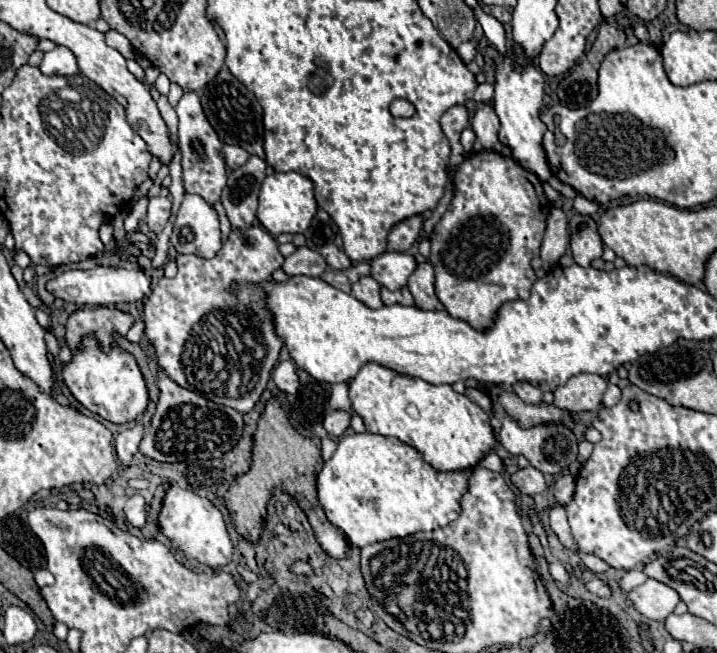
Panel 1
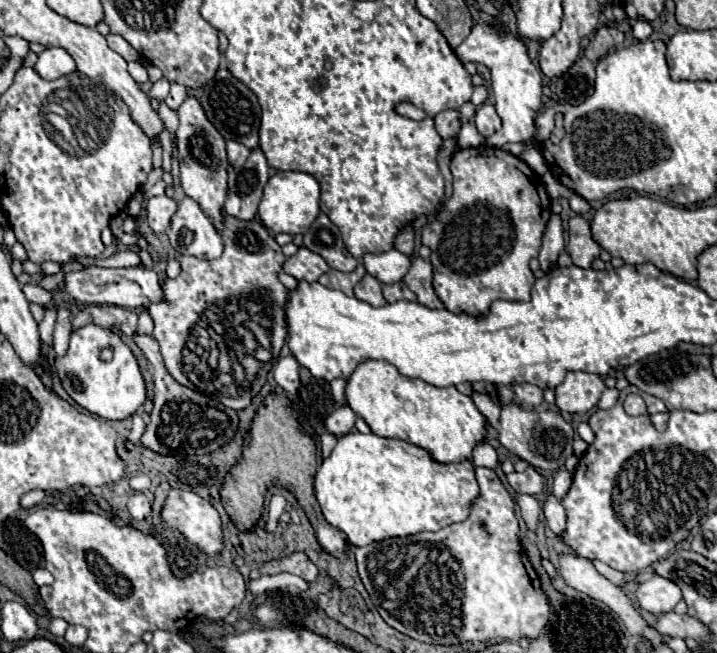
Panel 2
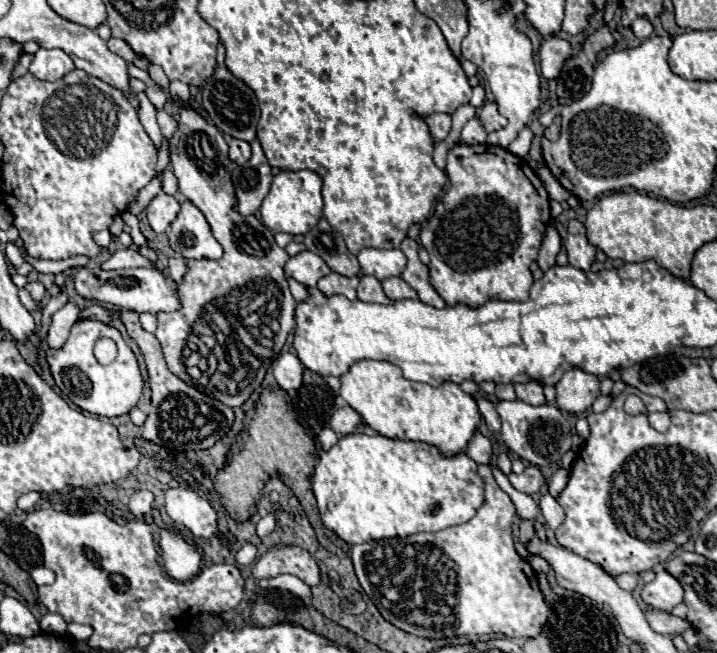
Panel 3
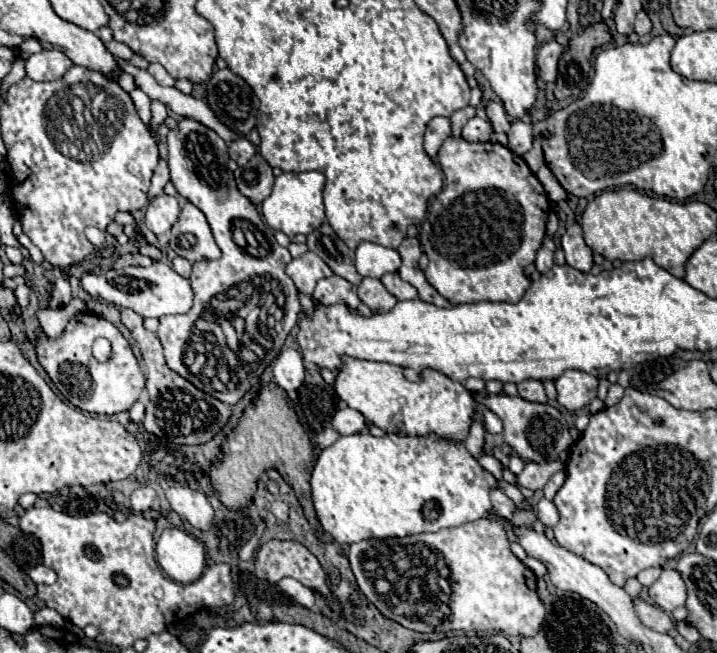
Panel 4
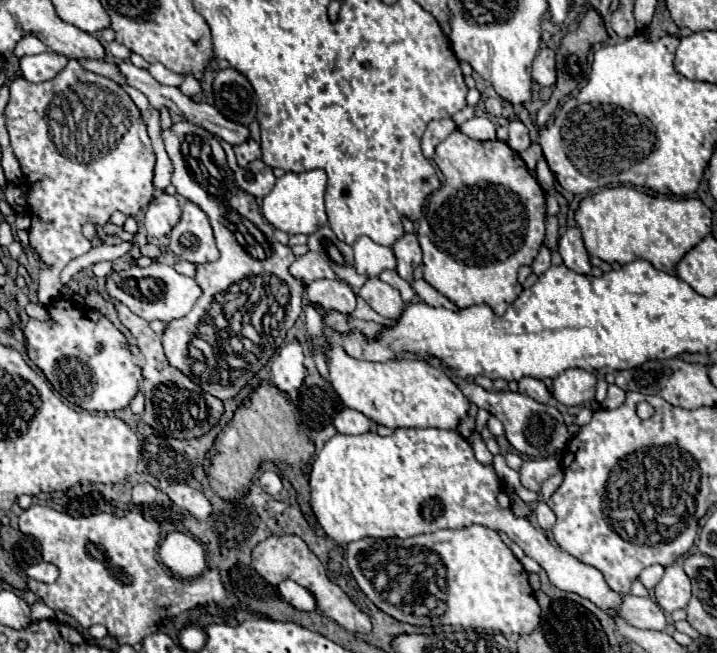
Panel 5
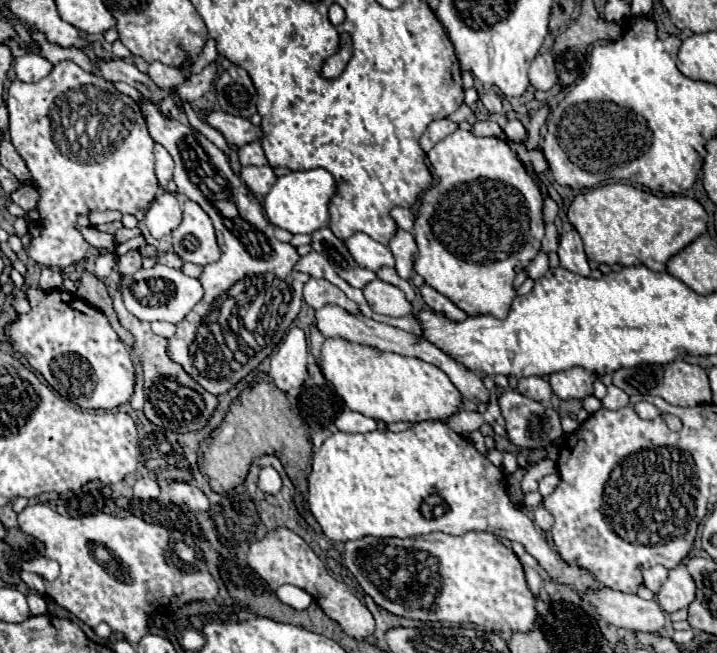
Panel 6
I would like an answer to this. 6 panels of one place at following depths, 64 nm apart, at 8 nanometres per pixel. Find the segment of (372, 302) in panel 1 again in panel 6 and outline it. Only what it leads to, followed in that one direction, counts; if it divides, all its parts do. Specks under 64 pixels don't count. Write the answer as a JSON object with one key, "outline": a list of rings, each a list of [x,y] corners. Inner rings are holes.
{"outline":[[[372,280],[364,286],[362,292],[364,292],[368,306],[378,314],[398,318],[398,316],[412,312],[412,304],[404,300],[404,292],[400,292],[400,288],[392,284],[386,284],[382,280]]]}

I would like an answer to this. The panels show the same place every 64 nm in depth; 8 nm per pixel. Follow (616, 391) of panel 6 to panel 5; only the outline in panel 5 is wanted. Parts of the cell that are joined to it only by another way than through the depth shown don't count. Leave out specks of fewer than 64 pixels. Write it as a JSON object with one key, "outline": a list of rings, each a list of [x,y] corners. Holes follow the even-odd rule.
{"outline":[[[612,384],[608,388],[608,396],[606,400],[602,402],[602,408],[618,408],[624,404],[624,398],[626,398],[626,392],[622,388],[618,388],[616,384]]]}

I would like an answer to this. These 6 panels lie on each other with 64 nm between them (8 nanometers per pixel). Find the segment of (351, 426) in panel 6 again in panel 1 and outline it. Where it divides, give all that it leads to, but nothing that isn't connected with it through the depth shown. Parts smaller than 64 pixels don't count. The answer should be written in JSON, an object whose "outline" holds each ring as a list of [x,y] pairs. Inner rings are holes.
{"outline":[[[330,412],[322,424],[330,436],[342,436],[350,428],[350,412]]]}

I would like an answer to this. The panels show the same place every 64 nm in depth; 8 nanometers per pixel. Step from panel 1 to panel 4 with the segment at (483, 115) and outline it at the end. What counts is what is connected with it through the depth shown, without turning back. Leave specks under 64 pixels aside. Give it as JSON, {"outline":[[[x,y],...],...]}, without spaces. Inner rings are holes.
{"outline":[[[492,100],[492,102],[486,104],[486,118],[492,124],[494,132],[500,132],[502,128],[506,128],[508,116],[506,116],[506,112],[504,112],[504,108],[502,108],[502,104],[498,100]]]}

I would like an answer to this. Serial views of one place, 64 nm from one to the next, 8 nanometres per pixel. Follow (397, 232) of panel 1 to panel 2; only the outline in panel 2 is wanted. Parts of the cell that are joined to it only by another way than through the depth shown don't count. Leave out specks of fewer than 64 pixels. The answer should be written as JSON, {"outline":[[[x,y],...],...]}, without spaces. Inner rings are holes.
{"outline":[[[408,224],[408,226],[404,226],[398,234],[396,234],[396,238],[394,238],[394,248],[396,250],[400,250],[400,252],[404,252],[404,254],[412,254],[412,250],[414,250],[414,228],[412,228],[412,224]]]}

